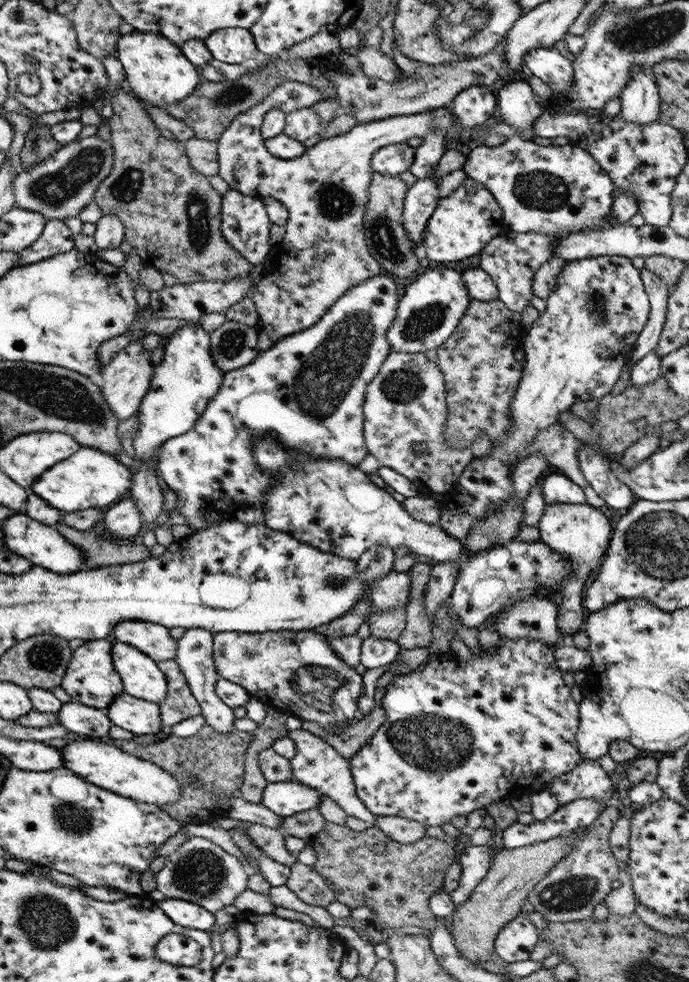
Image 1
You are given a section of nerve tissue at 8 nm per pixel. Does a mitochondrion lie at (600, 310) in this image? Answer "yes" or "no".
yes

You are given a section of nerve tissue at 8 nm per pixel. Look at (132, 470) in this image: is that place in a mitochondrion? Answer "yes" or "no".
no

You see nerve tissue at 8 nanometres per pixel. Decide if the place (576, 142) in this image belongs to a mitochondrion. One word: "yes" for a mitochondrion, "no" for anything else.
no

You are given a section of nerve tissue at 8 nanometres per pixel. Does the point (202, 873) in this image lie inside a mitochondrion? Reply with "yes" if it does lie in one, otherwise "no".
yes

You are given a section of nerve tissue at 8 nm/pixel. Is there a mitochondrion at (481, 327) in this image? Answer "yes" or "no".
no

